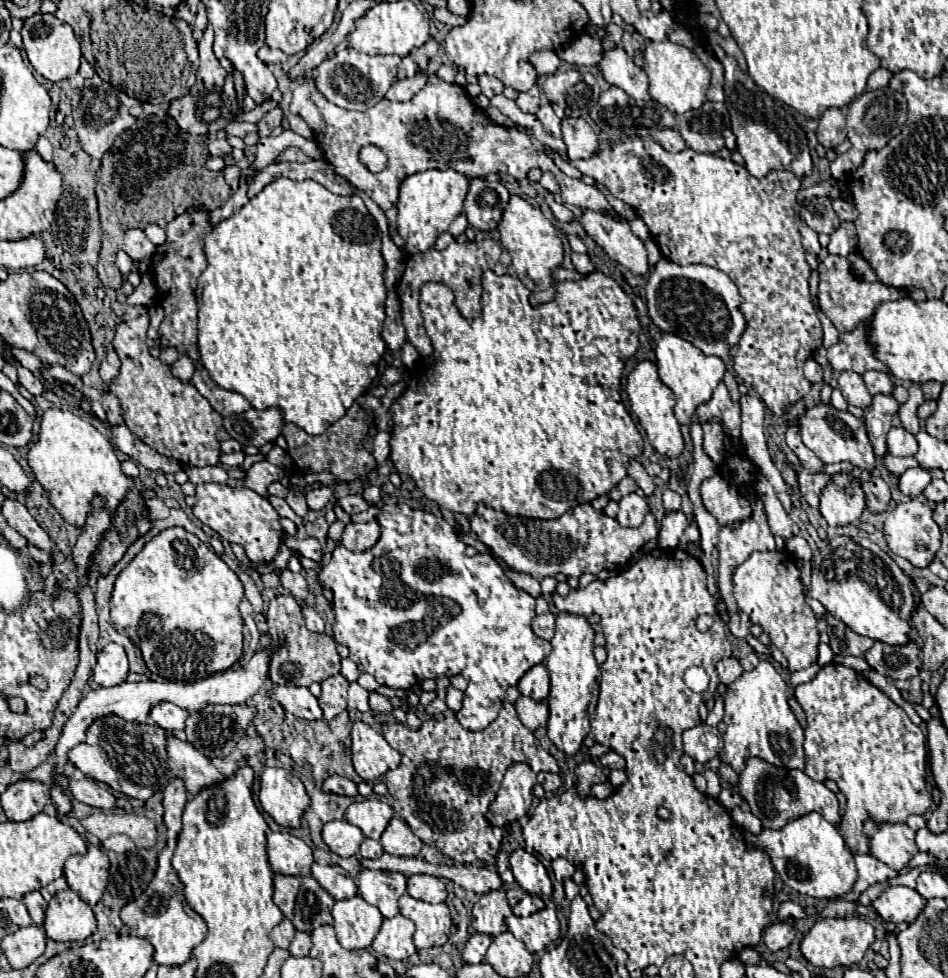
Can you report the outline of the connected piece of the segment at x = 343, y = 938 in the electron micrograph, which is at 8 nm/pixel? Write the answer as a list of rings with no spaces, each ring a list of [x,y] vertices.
[[[360,895],[336,901],[332,917],[336,937],[344,949],[368,949],[384,921],[382,913]]]

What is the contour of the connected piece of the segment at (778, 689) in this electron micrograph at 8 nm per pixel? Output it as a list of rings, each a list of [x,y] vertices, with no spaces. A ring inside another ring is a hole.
[[[762,659],[758,667],[744,671],[732,685],[728,685],[724,697],[724,723],[728,729],[724,733],[720,759],[732,765],[738,773],[744,769],[748,757],[760,757],[776,767],[804,769],[804,731],[788,705],[790,695],[780,671],[768,659]]]

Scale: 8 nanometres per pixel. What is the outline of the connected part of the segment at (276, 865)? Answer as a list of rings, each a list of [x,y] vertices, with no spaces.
[[[268,833],[268,863],[274,873],[306,877],[312,871],[312,849],[290,833]]]

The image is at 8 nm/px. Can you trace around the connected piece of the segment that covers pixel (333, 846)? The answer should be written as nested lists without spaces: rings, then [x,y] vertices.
[[[342,819],[342,821],[326,823],[322,829],[322,839],[336,855],[352,857],[358,853],[358,847],[364,841],[364,835],[356,825]]]

